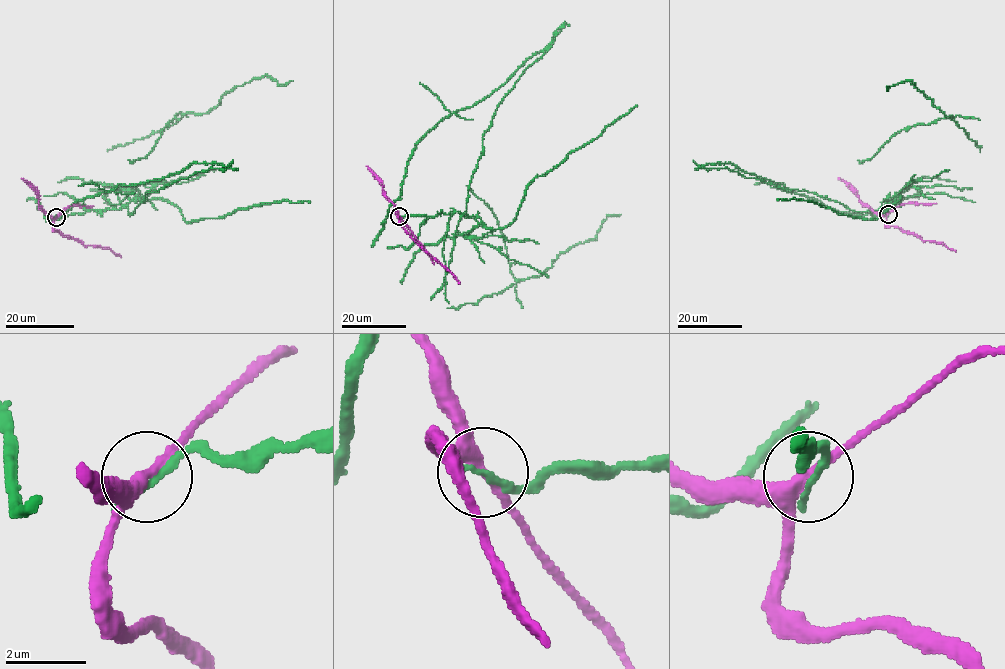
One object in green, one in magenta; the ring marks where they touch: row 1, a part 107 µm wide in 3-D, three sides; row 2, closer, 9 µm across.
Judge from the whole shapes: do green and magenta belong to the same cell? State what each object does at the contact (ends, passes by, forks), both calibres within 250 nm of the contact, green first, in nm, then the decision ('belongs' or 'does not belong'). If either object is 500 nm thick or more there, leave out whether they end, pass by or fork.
green ends | magenta passes by | 200/320 nm | does not belong

